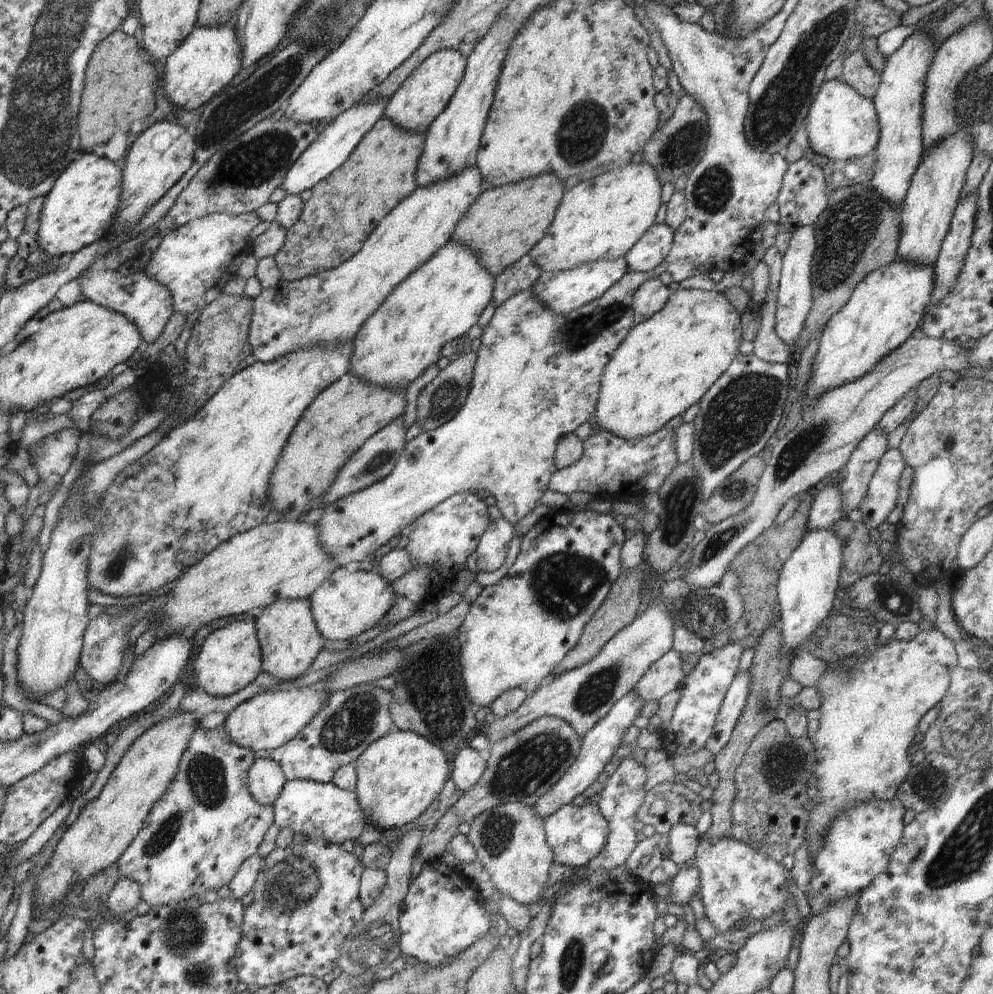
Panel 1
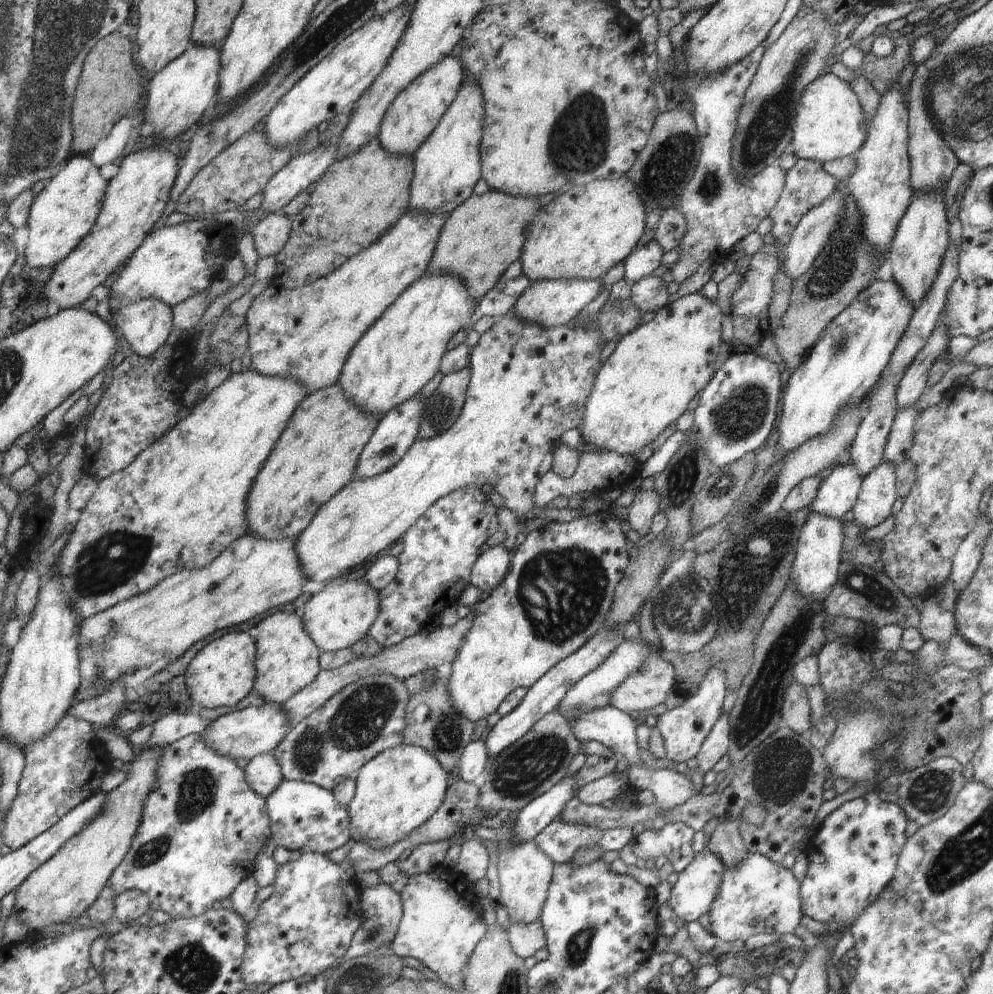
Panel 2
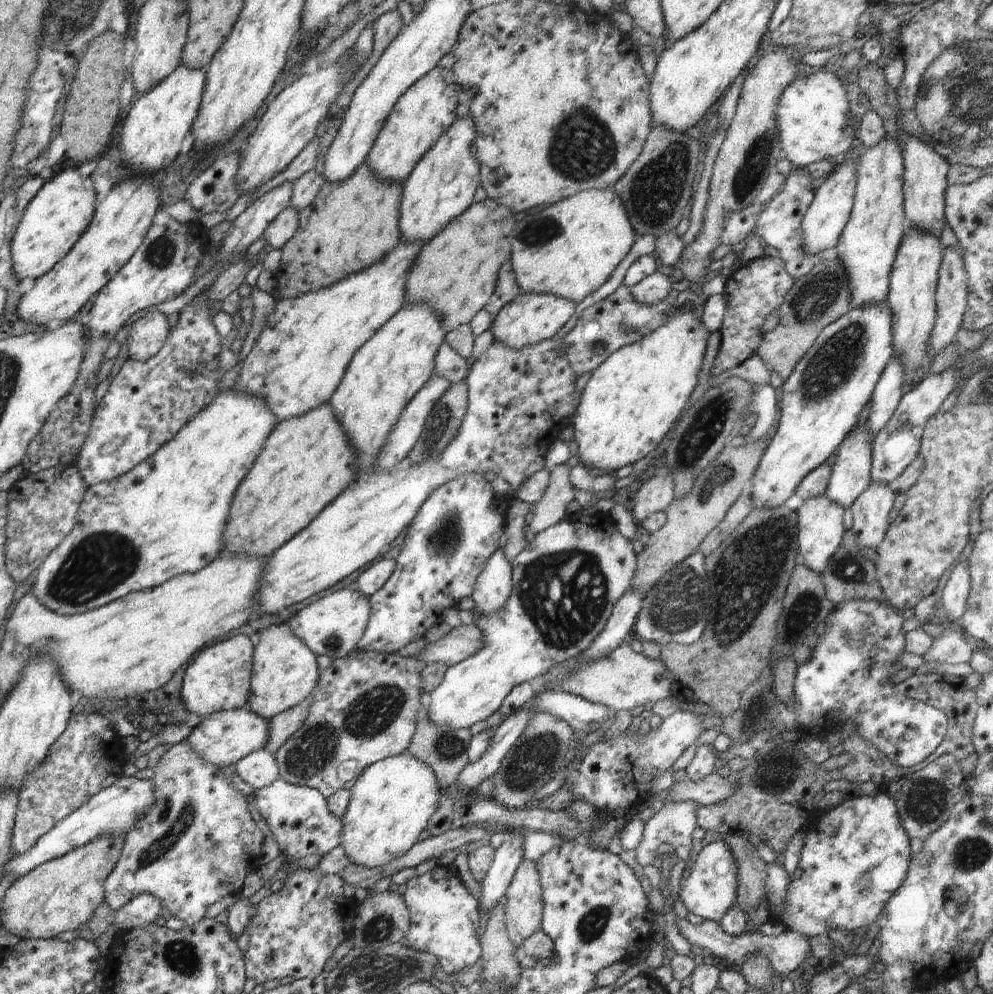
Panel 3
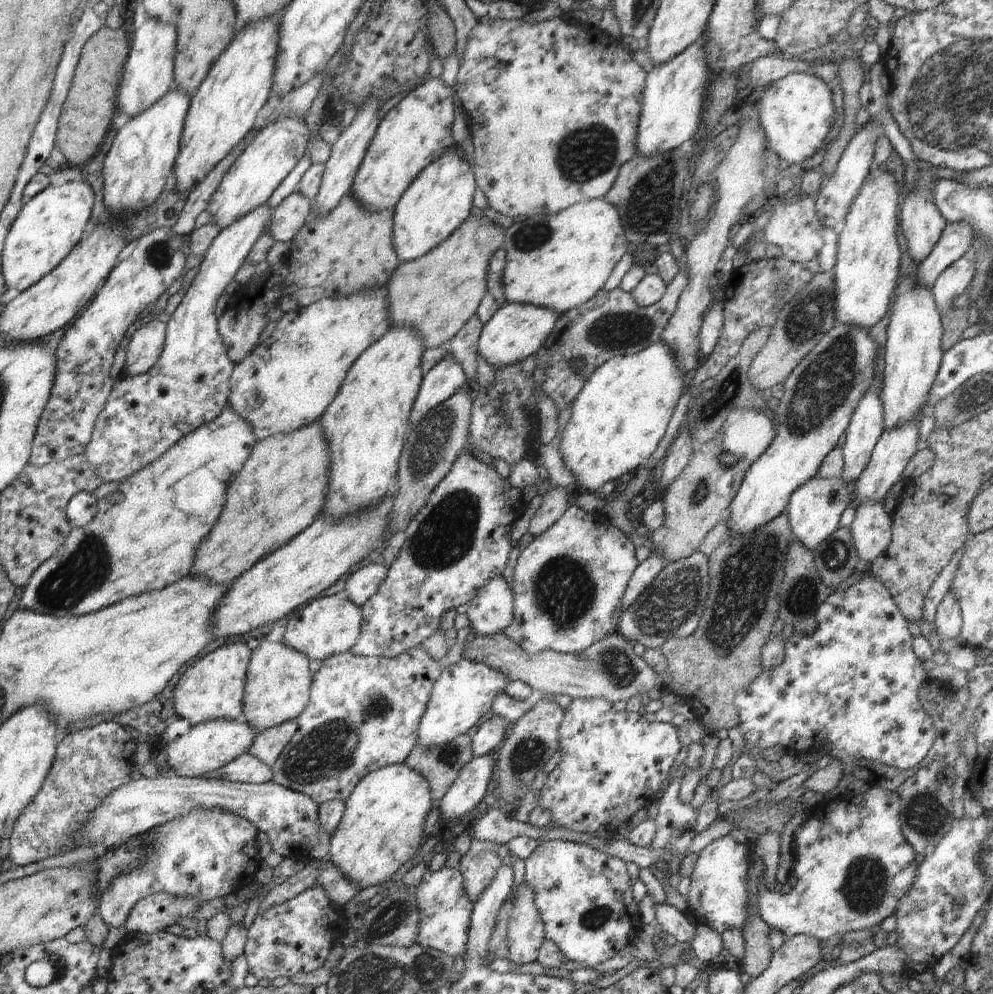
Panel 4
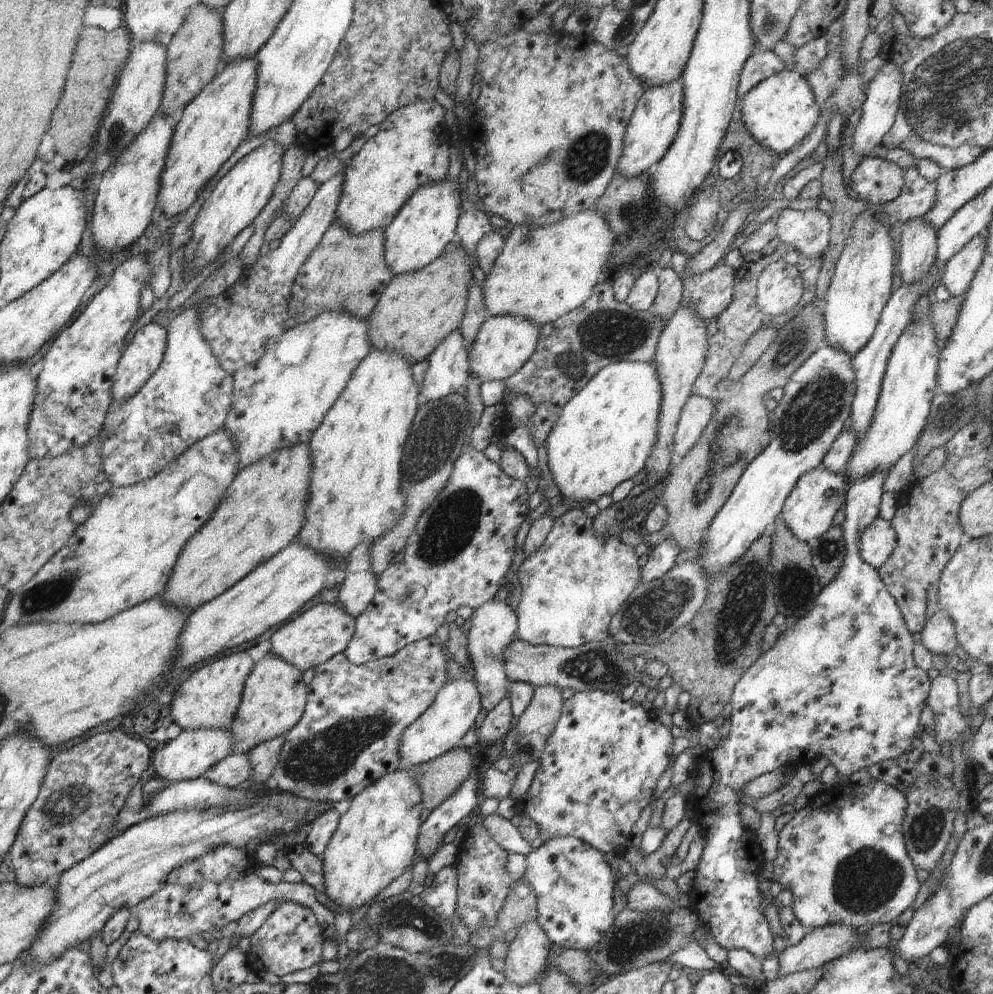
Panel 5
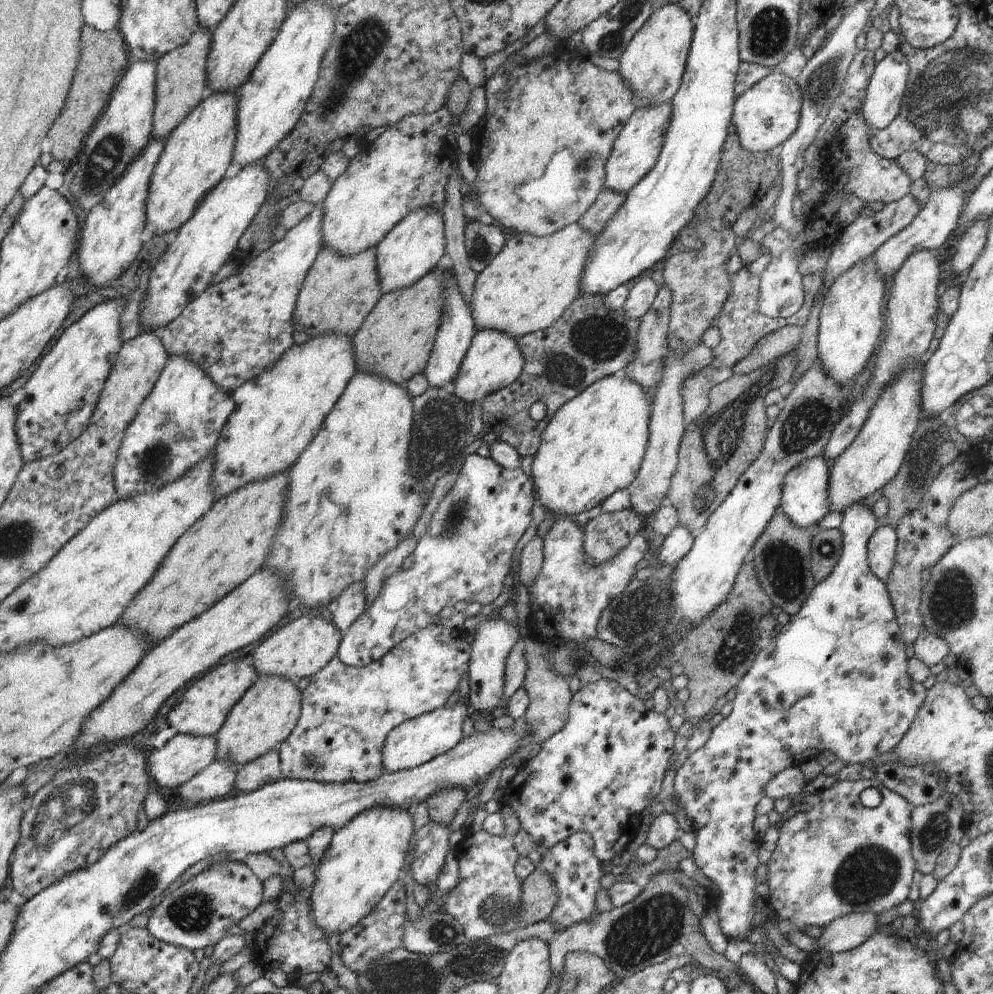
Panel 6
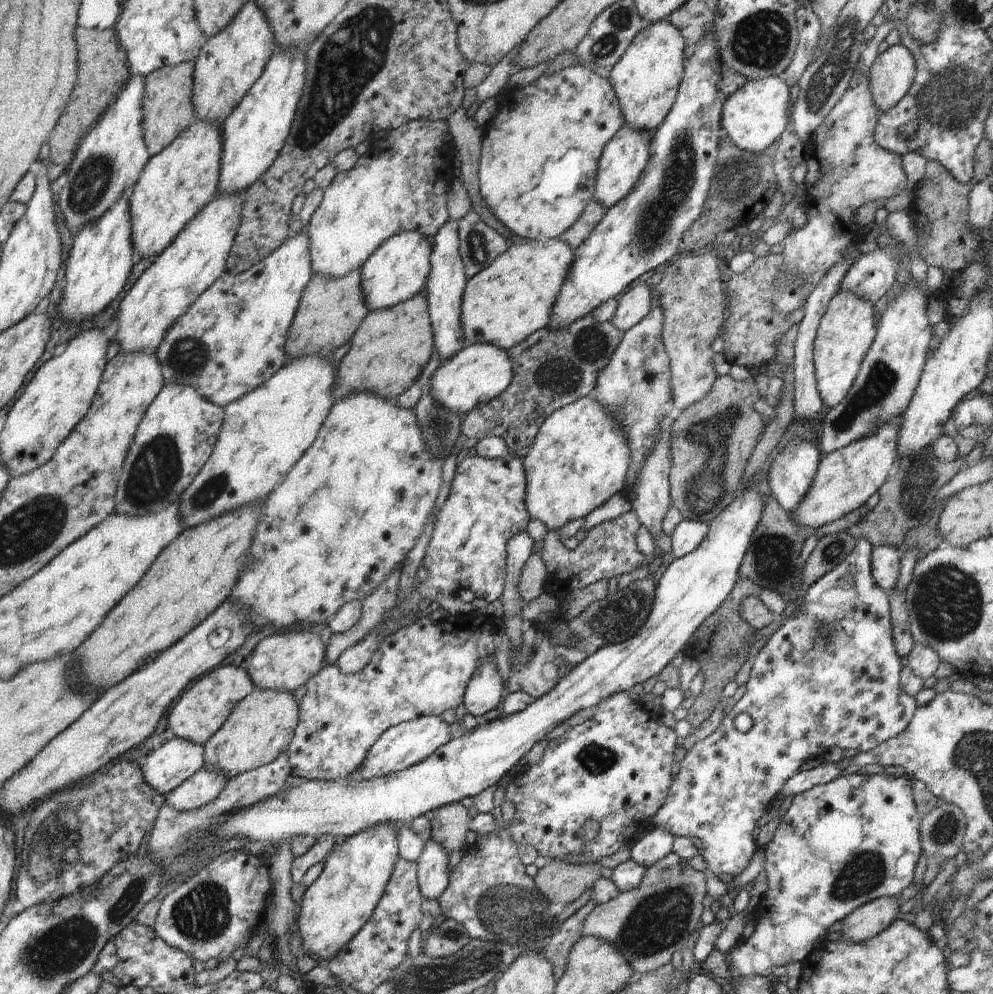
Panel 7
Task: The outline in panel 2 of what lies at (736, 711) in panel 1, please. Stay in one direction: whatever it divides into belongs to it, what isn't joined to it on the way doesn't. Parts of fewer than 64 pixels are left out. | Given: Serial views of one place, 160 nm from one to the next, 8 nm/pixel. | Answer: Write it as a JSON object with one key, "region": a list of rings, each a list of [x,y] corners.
{"region":[[[722,712],[696,756],[698,771],[703,775],[711,771],[714,765],[728,753],[729,744],[730,716],[727,712]]]}

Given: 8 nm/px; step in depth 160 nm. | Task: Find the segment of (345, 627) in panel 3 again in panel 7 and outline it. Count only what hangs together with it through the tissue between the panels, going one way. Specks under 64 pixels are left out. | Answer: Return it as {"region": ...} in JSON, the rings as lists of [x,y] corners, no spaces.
{"region":[[[284,630],[282,634],[275,634],[263,638],[257,643],[251,655],[244,664],[256,688],[272,689],[293,693],[296,688],[304,686],[325,664],[326,645],[320,635],[310,630]]]}

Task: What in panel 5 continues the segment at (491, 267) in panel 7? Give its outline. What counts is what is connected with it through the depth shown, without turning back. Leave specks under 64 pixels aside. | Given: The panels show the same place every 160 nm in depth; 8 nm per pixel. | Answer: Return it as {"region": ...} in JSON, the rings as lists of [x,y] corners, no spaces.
{"region":[[[594,208],[565,219],[562,218],[556,224],[546,227],[514,225],[504,241],[500,256],[496,257],[490,272],[485,276],[484,285],[481,286],[487,316],[518,317],[541,327],[568,314],[588,300],[594,285],[598,282],[600,273],[608,272],[607,260],[618,239],[607,220]]]}

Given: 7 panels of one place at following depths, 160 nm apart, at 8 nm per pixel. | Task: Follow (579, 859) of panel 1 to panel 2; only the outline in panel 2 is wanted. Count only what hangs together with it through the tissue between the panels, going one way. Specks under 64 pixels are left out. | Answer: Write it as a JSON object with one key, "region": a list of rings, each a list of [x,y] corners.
{"region":[[[553,821],[533,840],[552,863],[570,863],[580,848],[598,847],[602,852],[621,851],[633,841],[630,828],[598,830],[588,824]]]}

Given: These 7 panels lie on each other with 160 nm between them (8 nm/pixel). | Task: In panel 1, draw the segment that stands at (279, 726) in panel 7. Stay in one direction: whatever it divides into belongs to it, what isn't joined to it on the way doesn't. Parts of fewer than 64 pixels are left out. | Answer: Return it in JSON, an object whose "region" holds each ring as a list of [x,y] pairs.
{"region":[[[278,599],[262,610],[254,622],[261,648],[261,670],[282,682],[306,674],[314,659],[324,649],[325,641],[316,628],[309,599]]]}

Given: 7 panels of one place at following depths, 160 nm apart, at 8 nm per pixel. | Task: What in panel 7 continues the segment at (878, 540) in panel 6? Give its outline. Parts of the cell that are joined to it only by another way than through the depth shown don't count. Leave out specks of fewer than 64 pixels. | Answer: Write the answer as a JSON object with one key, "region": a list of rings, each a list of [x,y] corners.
{"region":[[[879,545],[871,552],[872,578],[888,594],[898,582],[901,553],[890,545]]]}

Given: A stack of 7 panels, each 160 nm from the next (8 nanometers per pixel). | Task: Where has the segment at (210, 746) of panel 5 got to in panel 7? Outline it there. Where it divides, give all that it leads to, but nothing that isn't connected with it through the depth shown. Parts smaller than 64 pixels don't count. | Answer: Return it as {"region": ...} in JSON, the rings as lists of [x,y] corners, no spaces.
{"region":[[[174,737],[146,758],[141,766],[144,782],[167,795],[205,766],[203,754],[203,745]]]}

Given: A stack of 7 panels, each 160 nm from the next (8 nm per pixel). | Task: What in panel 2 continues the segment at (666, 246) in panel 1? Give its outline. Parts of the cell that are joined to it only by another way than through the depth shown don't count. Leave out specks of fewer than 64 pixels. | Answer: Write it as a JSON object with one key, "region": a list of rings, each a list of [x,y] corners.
{"region":[[[654,240],[633,251],[624,260],[624,278],[636,283],[642,278],[651,276],[661,265],[663,254],[664,250]]]}

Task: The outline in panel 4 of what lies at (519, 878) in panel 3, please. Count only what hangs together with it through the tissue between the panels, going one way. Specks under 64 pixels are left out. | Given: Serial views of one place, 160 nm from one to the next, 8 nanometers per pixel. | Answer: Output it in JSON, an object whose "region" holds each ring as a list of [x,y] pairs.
{"region":[[[520,883],[514,893],[507,928],[509,954],[506,961],[513,966],[530,964],[537,960],[539,948],[545,939],[544,925],[535,905],[533,890]]]}

